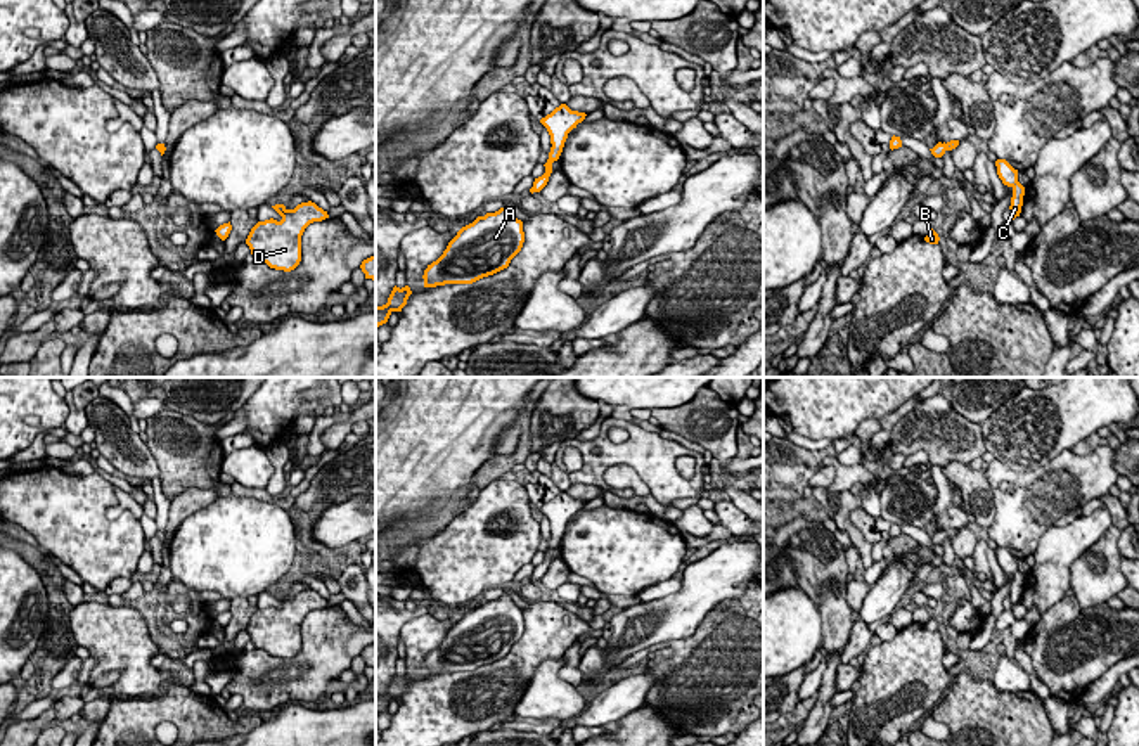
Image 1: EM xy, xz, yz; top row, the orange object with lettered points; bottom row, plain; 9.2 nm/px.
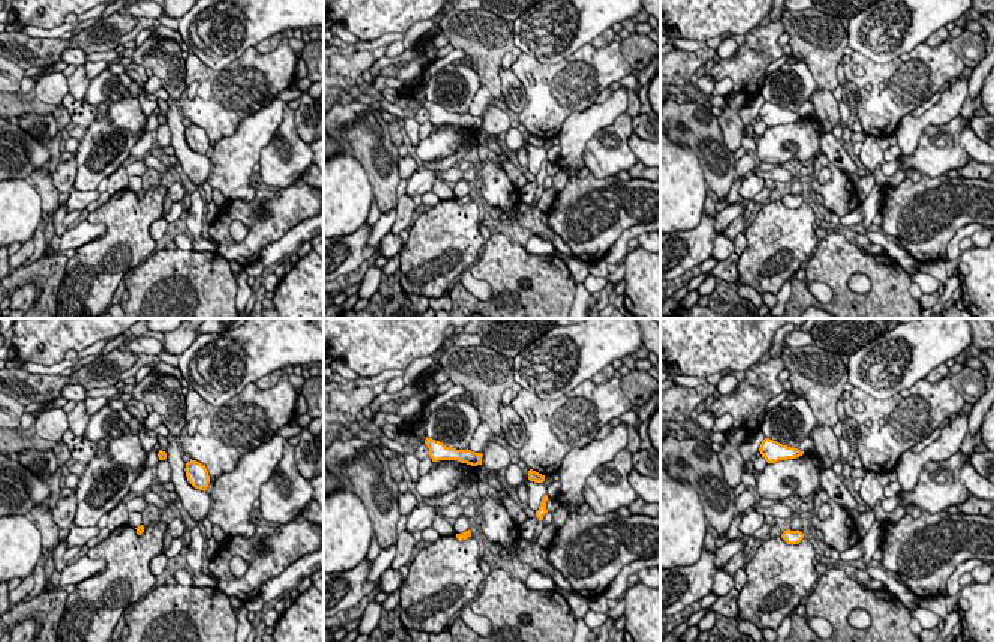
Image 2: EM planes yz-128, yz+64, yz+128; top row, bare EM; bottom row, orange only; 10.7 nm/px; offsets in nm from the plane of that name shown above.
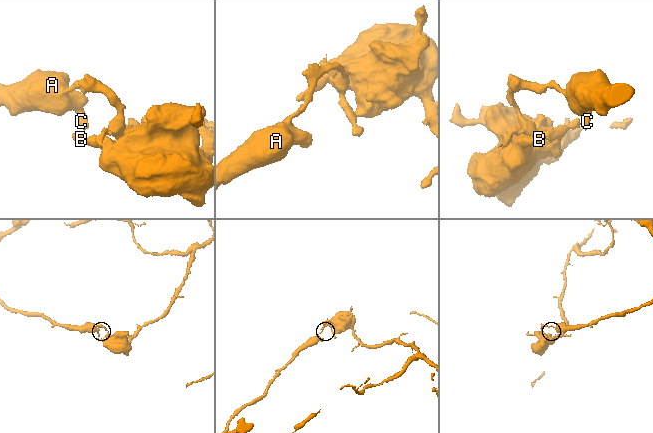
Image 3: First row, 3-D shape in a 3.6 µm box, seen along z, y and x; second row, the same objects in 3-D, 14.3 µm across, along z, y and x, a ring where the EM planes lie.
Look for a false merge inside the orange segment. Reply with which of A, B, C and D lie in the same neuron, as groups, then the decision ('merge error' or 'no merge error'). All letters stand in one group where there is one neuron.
groups A C / B D; merge error

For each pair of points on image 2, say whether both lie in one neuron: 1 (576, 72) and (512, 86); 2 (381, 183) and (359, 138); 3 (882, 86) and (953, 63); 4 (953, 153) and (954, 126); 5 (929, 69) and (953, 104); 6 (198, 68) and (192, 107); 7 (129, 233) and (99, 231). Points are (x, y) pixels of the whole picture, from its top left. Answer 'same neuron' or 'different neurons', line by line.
1: different neurons
2: same neuron
3: same neuron
4: same neuron
5: different neurons
6: same neuron
7: different neurons

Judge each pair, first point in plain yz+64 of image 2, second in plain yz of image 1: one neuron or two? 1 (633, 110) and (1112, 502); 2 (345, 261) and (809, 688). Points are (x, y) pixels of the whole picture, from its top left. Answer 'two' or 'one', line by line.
1: one
2: two

